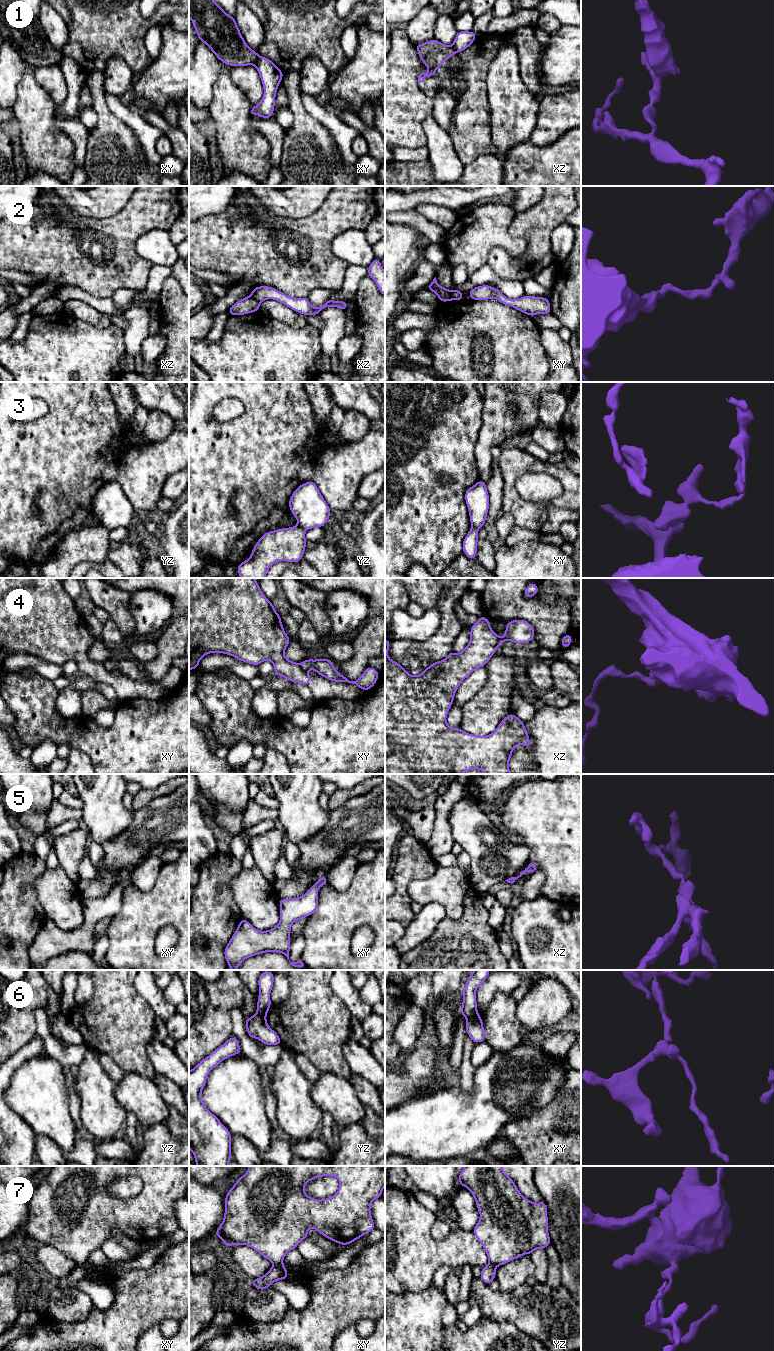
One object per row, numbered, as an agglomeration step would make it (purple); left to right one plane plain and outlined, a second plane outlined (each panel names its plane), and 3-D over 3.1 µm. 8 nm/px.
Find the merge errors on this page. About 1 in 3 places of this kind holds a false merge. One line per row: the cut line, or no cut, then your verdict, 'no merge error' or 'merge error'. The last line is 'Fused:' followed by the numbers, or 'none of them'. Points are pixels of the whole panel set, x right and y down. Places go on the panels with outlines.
1: xy (259, 56), (254, 65) | merge error
2: xz (250, 295), (260, 302) | merge error
3: yz (298, 524), (304, 530) | merge error
4: xy (299, 664), (306, 671) | merge error
5: no cut | no merge error
6: xy (477, 1012), (467, 1019) | merge error
7: xy (281, 1263), (274, 1265) | merge error
Fused: 1, 2, 3, 4, 6, 7

